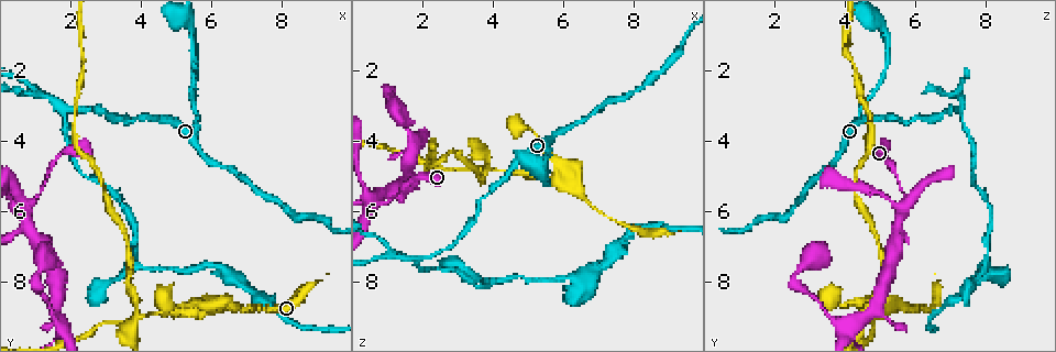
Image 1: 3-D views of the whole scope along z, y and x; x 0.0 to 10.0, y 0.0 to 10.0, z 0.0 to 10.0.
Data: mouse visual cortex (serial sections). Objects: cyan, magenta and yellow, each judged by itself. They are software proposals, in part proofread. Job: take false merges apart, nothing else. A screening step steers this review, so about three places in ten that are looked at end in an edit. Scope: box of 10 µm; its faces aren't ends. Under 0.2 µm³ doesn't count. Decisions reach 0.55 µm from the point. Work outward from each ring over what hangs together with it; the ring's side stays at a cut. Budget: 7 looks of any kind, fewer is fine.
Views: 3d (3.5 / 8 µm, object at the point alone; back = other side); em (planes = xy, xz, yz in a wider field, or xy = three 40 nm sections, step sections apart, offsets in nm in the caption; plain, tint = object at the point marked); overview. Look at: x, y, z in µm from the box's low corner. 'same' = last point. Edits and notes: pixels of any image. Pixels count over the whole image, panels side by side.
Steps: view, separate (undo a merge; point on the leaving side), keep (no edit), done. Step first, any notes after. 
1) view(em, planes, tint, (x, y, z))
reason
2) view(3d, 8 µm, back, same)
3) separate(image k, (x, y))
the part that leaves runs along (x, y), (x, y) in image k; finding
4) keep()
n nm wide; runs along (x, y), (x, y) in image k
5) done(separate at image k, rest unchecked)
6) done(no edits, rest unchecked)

view(3d, 3.5 µm, (0.75, 5.85, 5.80))
side arm on a straight run

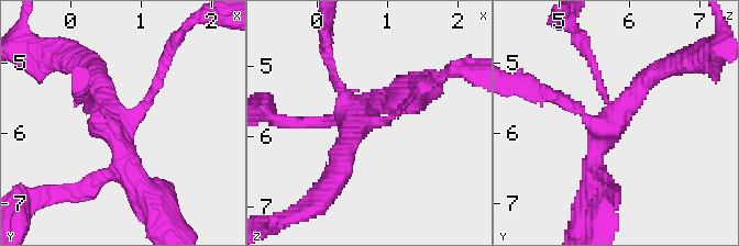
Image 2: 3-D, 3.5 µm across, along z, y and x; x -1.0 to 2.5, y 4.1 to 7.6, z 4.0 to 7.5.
view(em, xy, step 2, tint, (0.80, 5.90, 5.75))
now the EM

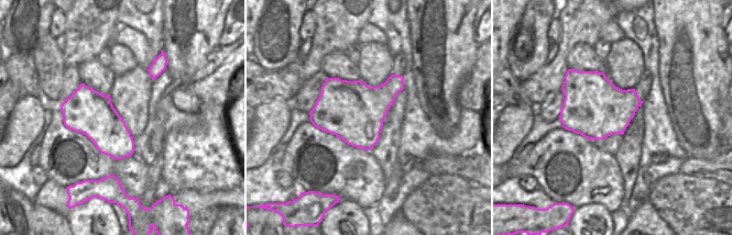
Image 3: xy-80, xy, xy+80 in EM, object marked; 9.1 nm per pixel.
keep()
all the same cell

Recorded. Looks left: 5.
view(3d, 3.5 µm, (1.70, 9.25, 4.00))
sharp bend

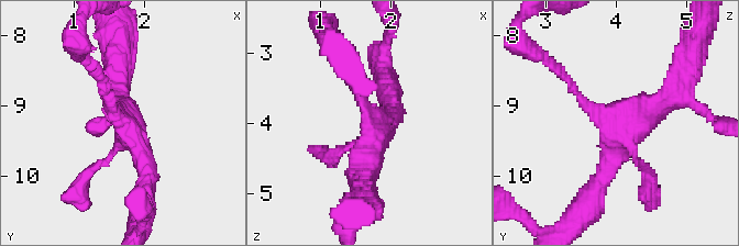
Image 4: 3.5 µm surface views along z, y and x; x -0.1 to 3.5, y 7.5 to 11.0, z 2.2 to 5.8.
view(em, planes, tint, (1.75, 9.30, 4.10))
4 arms; arms of 100, 150, 300, 350 nm

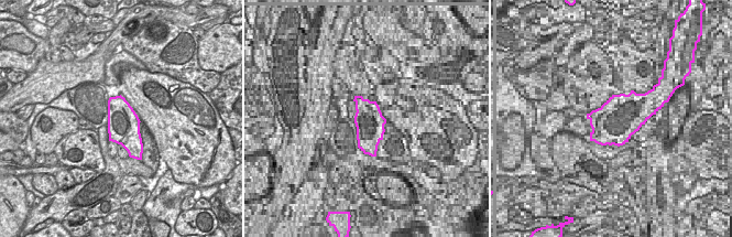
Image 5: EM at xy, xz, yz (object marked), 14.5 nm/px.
keep()
480 nm wide; runs along (363, 186), (373, 119), (349, 76) in image 4; all the same cell

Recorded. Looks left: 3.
view(3d, 3.5 µm, (1.15, 7.70, 2.75))
abrupt turn

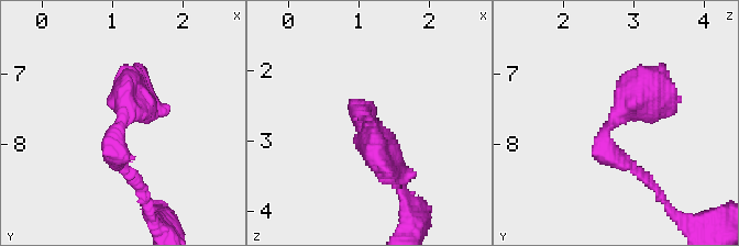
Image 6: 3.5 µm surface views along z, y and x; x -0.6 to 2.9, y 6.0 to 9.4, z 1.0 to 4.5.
view(em, xy, step 3, tint, (1.10, 7.70, 2.70))

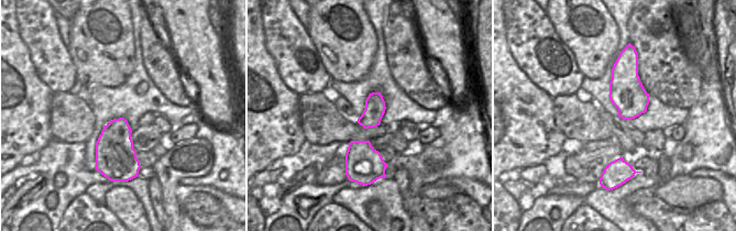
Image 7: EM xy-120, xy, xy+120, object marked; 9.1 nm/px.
keep()
runs along (637, 174), (604, 133), (631, 102), (665, 105) in image 6; continuous, no second cell

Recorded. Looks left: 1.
done(no edits, rest unchecked)

